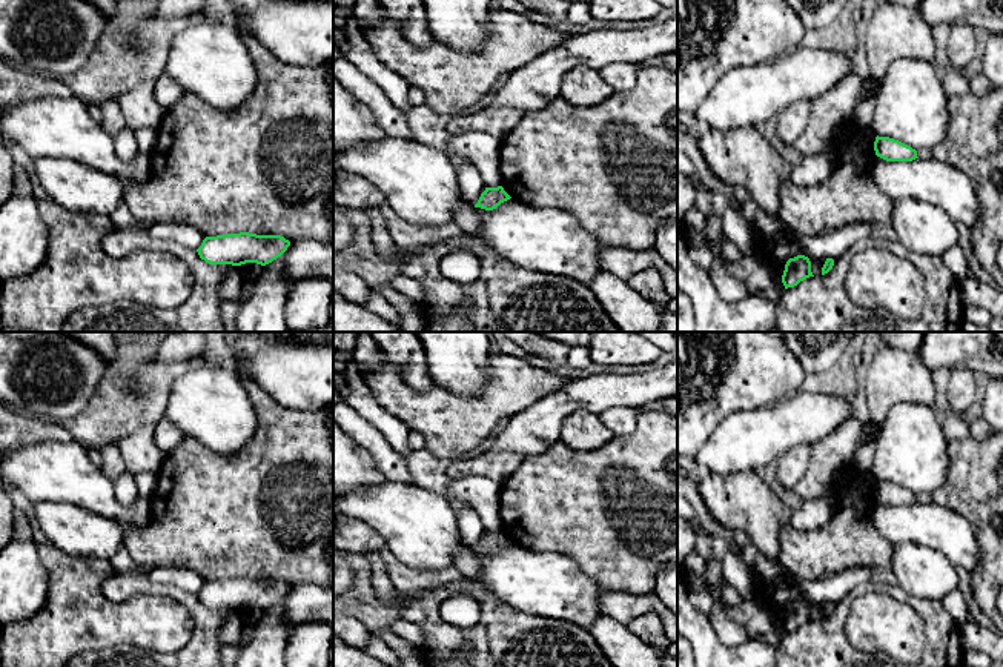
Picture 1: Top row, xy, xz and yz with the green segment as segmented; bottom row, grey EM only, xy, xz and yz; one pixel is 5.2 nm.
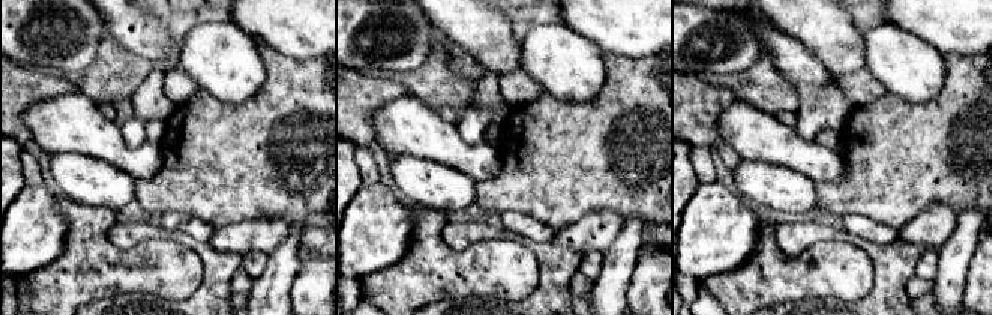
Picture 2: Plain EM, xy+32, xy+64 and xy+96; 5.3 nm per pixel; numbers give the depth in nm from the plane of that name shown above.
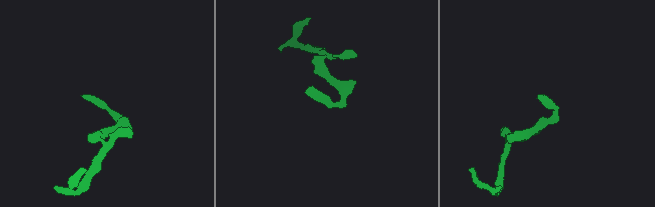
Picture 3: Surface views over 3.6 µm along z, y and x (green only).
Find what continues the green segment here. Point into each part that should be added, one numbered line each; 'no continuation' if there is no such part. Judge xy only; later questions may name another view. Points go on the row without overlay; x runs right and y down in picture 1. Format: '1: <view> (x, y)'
no continuation

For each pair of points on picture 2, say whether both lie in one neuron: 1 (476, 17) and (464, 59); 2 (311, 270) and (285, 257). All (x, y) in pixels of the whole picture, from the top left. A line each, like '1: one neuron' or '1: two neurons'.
1: two neurons
2: two neurons

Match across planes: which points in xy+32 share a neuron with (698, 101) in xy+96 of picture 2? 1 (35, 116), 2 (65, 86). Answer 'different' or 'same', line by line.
1: different
2: same

